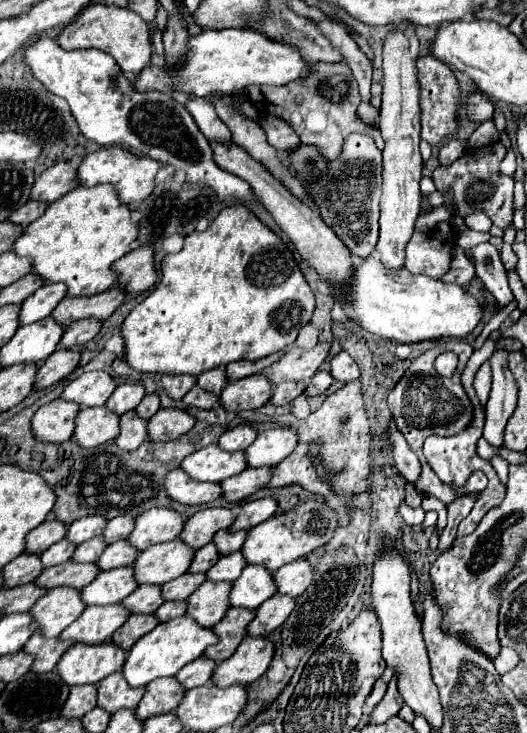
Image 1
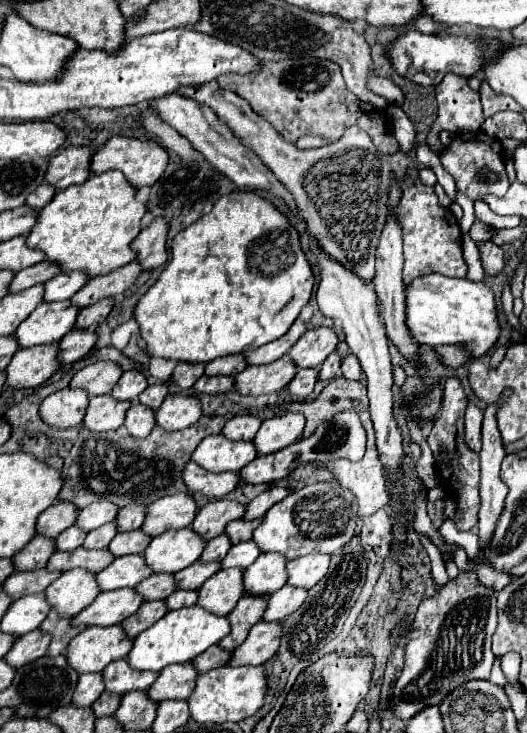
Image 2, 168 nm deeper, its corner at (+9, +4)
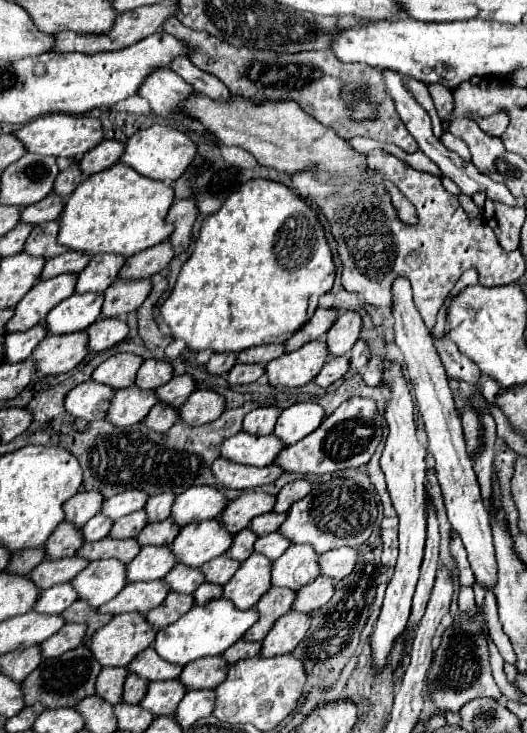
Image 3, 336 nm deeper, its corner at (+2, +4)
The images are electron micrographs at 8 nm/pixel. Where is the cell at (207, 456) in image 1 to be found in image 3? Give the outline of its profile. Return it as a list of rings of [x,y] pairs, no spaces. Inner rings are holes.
[[[236,433],[234,437],[228,437],[228,441],[222,441],[220,457],[252,465],[252,467],[268,467],[274,457],[282,451],[282,443],[270,433],[270,435],[250,435],[250,433]]]

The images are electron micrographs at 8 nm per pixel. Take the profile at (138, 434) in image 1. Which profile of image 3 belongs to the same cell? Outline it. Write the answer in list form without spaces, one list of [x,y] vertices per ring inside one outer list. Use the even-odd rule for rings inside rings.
[[[156,403],[156,405],[150,409],[150,413],[148,413],[148,417],[144,419],[144,423],[146,423],[150,429],[154,429],[156,433],[166,433],[166,431],[174,425],[176,419],[178,419],[178,411],[176,411],[176,415],[174,415],[174,409],[172,409],[170,405]]]

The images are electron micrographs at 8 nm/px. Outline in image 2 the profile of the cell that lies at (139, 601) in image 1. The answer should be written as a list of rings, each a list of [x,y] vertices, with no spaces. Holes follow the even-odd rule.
[[[153,573],[149,579],[143,579],[137,587],[145,599],[167,599],[171,593],[177,591],[177,581],[173,573]]]

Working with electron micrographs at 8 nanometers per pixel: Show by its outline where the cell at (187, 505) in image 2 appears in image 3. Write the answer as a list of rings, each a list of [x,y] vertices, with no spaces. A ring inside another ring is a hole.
[[[194,487],[186,489],[186,493],[180,493],[172,505],[170,519],[174,521],[176,527],[184,527],[190,521],[206,521],[206,519],[216,519],[224,507],[226,507],[226,497],[222,491],[214,487]]]

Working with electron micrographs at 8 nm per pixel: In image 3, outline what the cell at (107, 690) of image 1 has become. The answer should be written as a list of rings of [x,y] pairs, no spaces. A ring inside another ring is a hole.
[[[148,647],[142,653],[138,653],[138,657],[134,657],[134,661],[130,661],[126,669],[128,673],[134,673],[136,677],[142,677],[146,681],[168,681],[178,677],[178,673],[182,671],[182,665],[174,665],[160,659],[154,647]]]

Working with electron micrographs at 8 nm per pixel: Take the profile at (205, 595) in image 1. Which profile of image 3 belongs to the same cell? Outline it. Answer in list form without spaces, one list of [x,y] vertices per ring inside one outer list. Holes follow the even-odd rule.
[[[250,555],[224,585],[222,597],[232,601],[236,609],[252,609],[270,589],[270,565],[272,563],[264,555]]]

